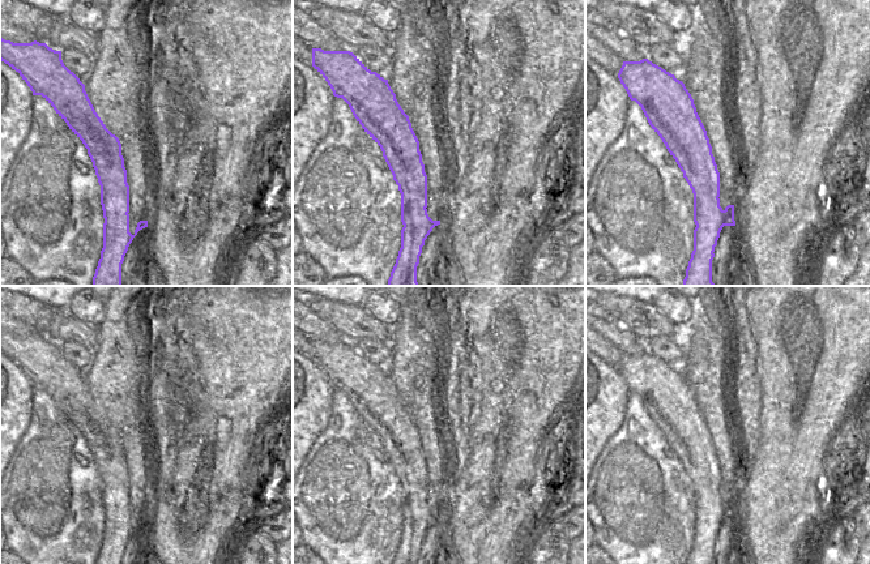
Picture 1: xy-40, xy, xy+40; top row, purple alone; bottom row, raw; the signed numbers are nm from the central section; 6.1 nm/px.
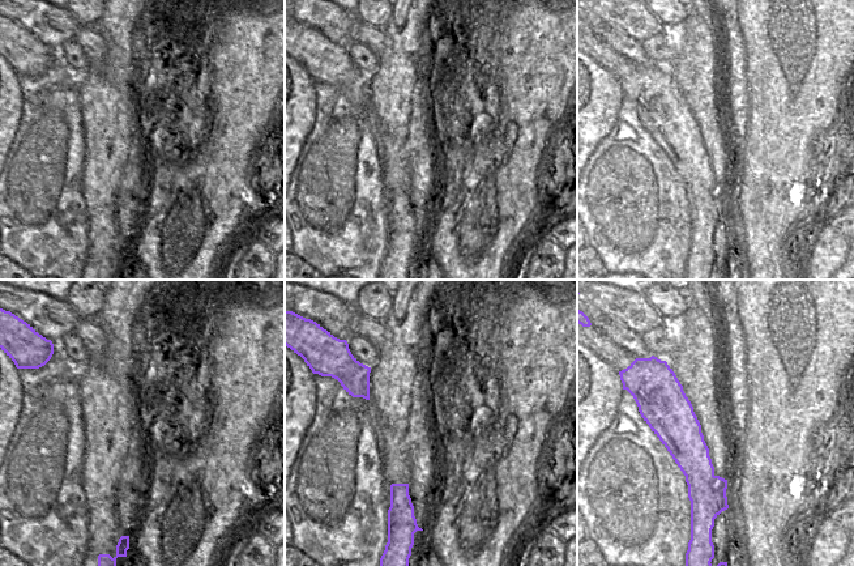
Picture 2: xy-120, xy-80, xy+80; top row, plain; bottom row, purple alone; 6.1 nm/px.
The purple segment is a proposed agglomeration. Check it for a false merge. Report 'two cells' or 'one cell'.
two cells

